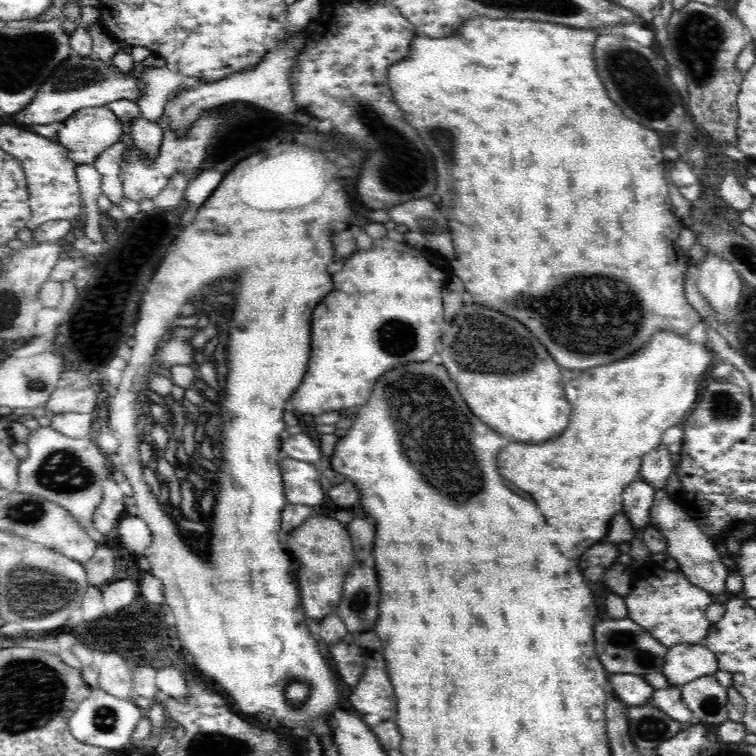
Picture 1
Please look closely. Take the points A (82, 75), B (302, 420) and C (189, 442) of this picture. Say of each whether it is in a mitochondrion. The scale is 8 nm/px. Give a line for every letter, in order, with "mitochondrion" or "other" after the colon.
A: mitochondrion
B: other
C: mitochondrion

